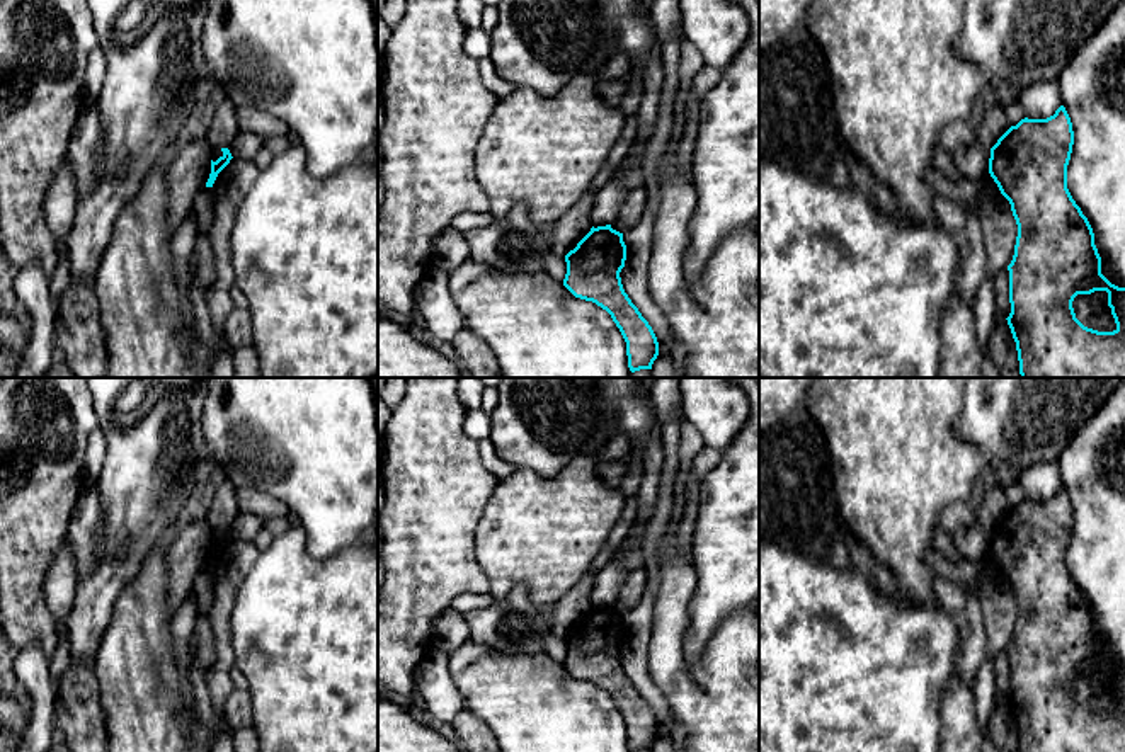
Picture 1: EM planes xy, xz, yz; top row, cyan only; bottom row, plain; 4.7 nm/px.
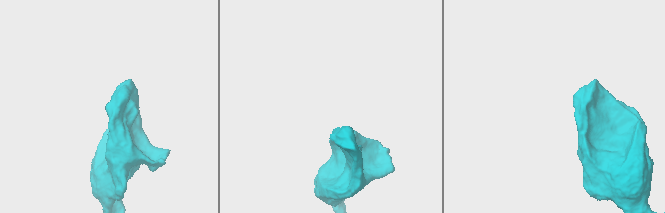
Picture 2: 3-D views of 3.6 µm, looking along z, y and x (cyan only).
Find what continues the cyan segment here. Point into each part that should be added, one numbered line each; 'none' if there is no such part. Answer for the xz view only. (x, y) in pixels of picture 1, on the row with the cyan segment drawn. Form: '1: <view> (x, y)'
none

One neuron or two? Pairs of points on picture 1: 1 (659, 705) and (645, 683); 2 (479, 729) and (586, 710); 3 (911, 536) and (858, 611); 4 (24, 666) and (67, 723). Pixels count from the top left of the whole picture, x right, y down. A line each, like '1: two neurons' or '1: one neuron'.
1: one neuron
2: two neurons
3: two neurons
4: two neurons

